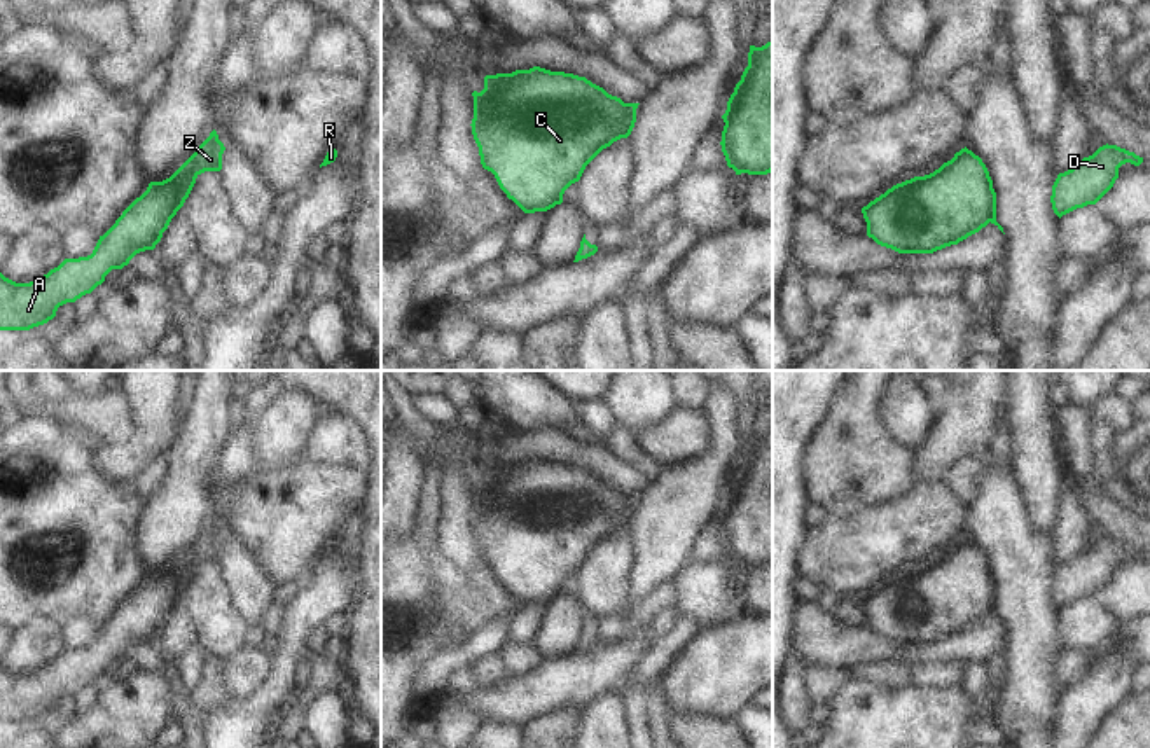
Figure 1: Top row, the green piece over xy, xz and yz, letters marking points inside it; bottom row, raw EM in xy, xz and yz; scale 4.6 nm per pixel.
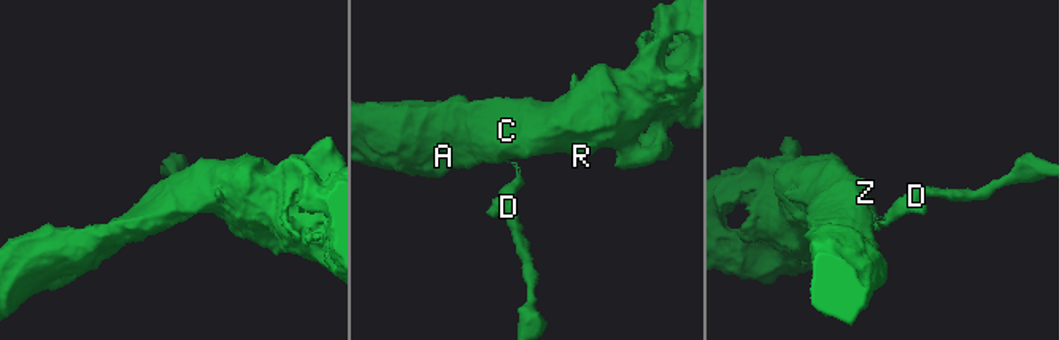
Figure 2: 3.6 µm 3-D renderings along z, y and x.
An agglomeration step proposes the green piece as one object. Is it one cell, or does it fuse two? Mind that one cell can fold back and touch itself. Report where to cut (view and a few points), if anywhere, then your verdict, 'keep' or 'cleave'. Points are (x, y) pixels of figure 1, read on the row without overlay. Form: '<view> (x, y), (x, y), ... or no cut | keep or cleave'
xy (168, 612), (161, 623) | cleave

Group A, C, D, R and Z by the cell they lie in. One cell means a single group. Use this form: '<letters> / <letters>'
A C R Z / D

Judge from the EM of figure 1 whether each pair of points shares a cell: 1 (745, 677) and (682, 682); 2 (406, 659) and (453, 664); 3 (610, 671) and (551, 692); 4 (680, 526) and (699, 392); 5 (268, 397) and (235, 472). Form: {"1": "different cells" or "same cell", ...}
{"1": "same cell", "2": "different cells", "3": "same cell", "4": "different cells", "5": "same cell"}

